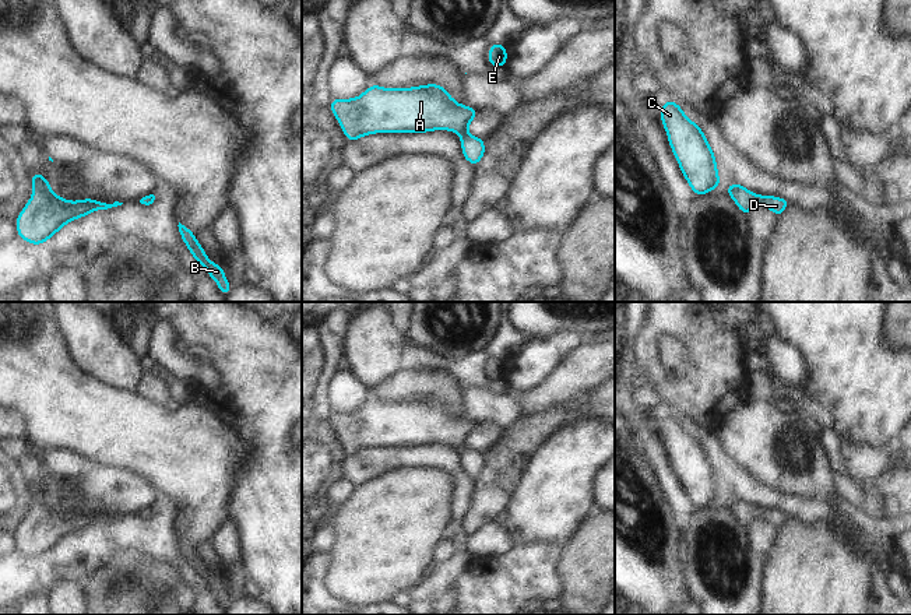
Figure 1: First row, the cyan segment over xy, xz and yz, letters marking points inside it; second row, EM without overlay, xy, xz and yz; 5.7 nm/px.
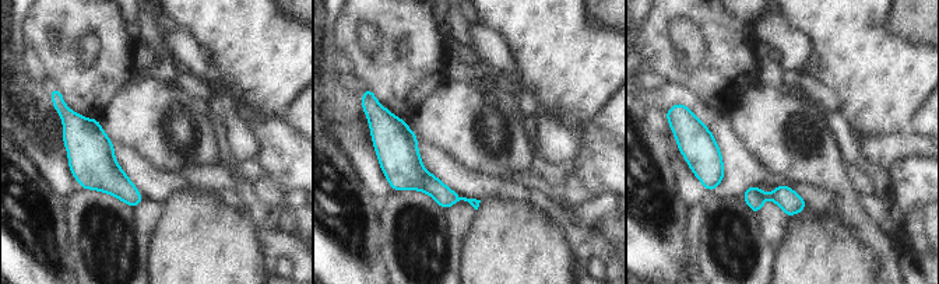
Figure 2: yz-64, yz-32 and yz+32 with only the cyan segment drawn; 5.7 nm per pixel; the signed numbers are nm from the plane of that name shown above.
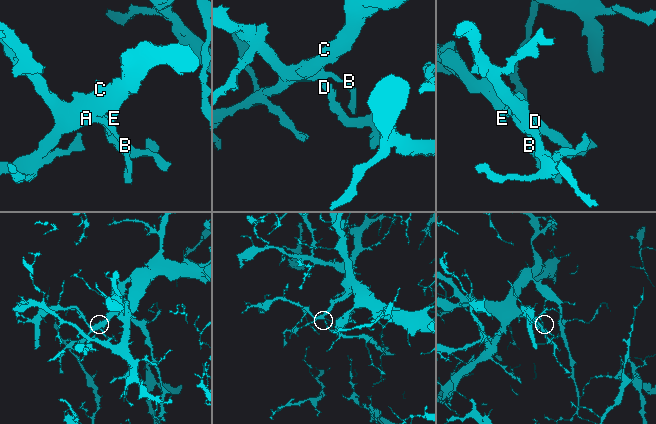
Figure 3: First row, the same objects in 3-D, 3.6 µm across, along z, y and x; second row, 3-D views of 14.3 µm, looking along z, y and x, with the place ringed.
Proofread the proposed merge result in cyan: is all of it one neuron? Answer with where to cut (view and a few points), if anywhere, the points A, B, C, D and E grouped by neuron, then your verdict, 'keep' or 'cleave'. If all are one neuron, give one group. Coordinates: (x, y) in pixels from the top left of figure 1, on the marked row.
no cut | A B C D E | keep

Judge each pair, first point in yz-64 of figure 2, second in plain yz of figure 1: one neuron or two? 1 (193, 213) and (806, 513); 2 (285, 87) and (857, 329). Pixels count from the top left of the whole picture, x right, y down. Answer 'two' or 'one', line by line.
1: two
2: one

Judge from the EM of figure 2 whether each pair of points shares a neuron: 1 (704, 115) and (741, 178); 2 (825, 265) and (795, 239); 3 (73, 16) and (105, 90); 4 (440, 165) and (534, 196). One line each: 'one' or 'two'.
1: one
2: one
3: one
4: one

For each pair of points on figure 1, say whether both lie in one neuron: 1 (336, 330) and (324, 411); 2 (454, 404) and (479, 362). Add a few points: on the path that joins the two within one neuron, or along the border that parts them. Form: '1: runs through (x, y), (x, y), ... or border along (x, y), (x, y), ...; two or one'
1: runs through (336, 350), (336, 362), (326, 380), (324, 392); one
2: border along (436, 371), (447, 371), (465, 385); two

